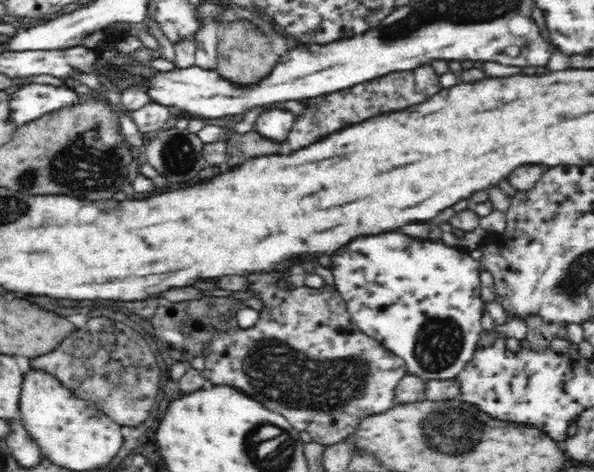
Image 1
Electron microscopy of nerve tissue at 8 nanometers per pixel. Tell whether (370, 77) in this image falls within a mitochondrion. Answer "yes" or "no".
no

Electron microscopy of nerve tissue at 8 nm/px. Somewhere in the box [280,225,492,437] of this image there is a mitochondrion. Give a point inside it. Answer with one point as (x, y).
(438, 343)

